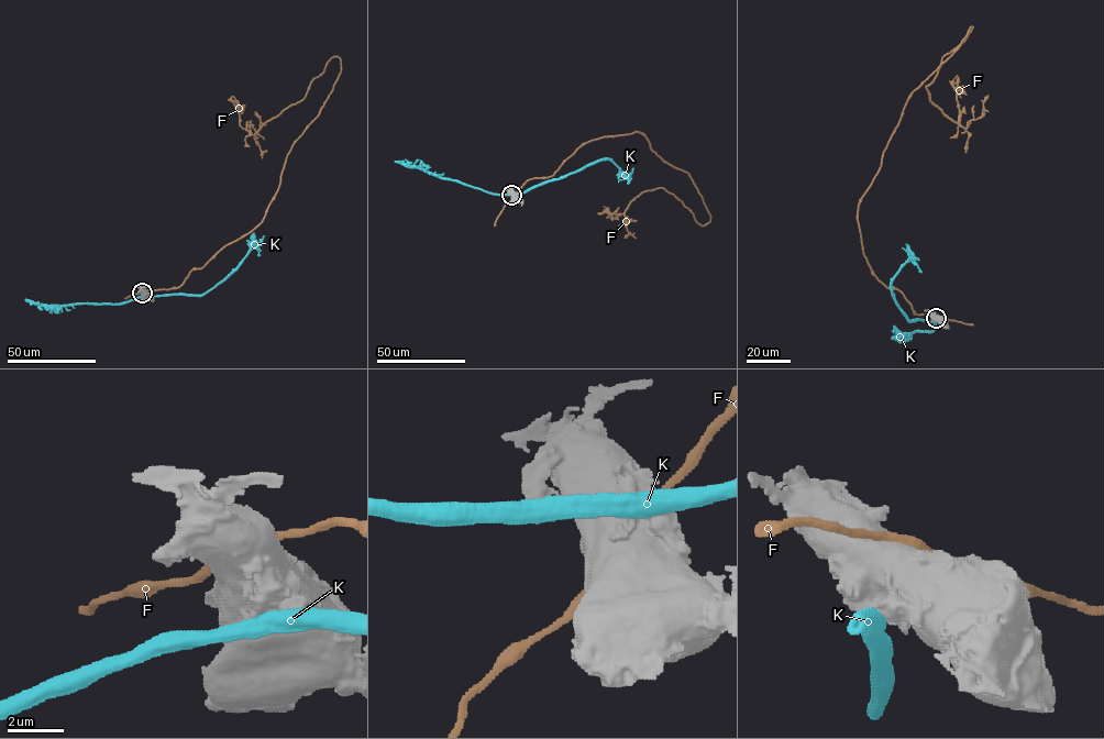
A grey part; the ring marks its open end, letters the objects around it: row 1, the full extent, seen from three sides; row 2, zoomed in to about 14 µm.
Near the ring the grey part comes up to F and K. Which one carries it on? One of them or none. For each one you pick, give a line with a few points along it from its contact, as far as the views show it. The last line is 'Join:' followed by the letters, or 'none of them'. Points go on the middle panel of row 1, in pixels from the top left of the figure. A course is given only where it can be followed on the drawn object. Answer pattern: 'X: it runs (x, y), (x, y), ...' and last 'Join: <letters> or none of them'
Join: none of them

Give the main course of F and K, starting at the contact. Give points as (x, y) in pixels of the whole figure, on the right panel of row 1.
F: (938, 316), (914, 313), (874, 275), (858, 208), (909, 96), (972, 26), (926, 86), (957, 123), (957, 76)
K: (935, 320), (908, 320), (892, 295), (891, 279), (912, 260), (902, 247)

